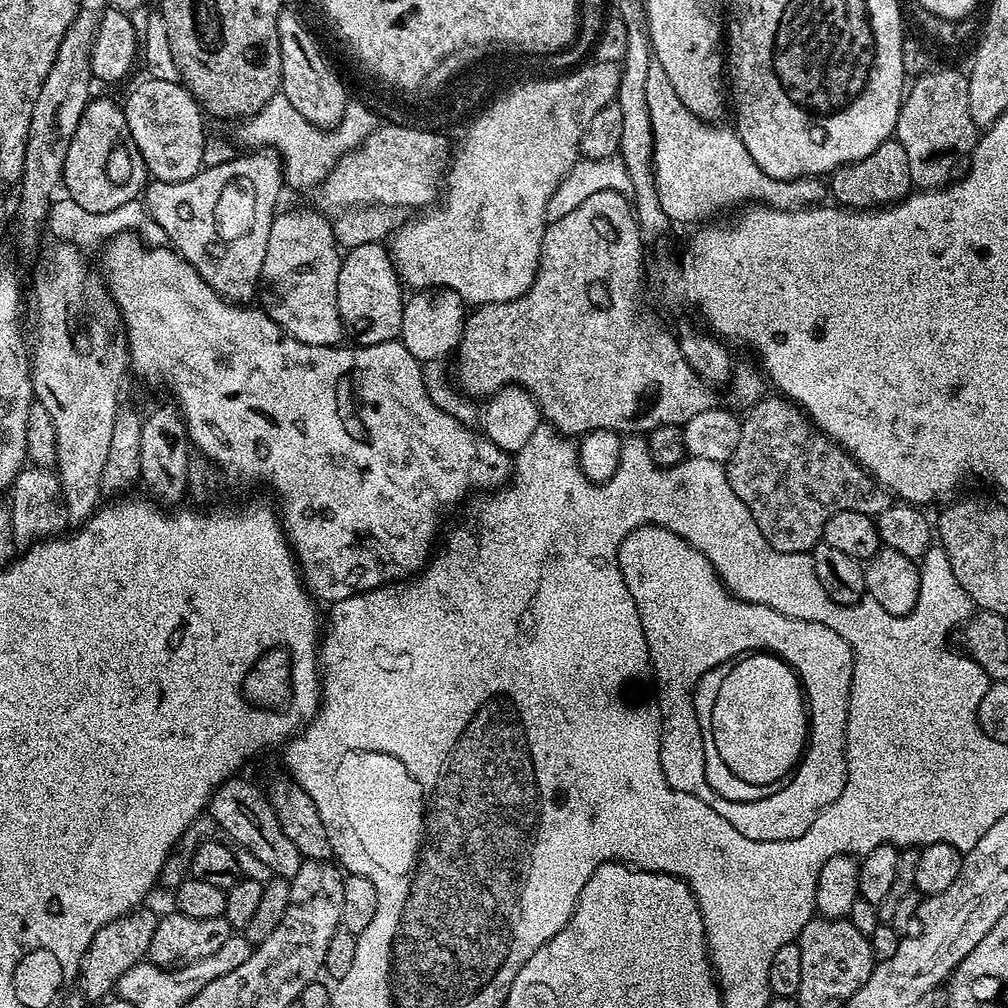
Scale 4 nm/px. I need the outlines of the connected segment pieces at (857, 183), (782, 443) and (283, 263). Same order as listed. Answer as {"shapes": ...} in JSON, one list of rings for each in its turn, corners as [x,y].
{"shapes":[[[[894,138],[882,142],[874,154],[866,154],[857,164],[838,168],[830,176],[830,196],[837,205],[849,210],[872,210],[877,206],[887,206],[904,199],[913,191],[914,185],[908,173],[906,150],[902,142]]],[[[779,394],[770,396],[757,400],[751,405],[749,412],[752,413],[743,417],[738,446],[726,463],[726,471],[730,490],[746,502],[746,510],[754,514],[754,522],[758,522],[758,530],[762,530],[762,538],[766,538],[774,550],[786,554],[811,553],[823,541],[826,522],[830,522],[834,514],[854,510],[875,518],[894,503],[888,489],[868,475],[836,441],[820,431],[803,408]]],[[[282,212],[272,217],[270,238],[266,242],[266,258],[262,262],[260,275],[267,314],[274,322],[278,322],[283,332],[298,342],[327,348],[339,345],[343,341],[340,339],[345,339],[346,331],[338,310],[338,272],[342,252],[336,243],[333,225],[330,220],[328,224],[326,217],[314,212]]]]}

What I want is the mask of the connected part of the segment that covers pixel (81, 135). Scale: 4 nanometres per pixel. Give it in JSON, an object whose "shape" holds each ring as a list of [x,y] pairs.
{"shape":[[[89,99],[64,159],[62,188],[68,191],[67,199],[91,212],[118,210],[143,193],[148,179],[142,154],[128,132],[123,107],[117,101]]]}

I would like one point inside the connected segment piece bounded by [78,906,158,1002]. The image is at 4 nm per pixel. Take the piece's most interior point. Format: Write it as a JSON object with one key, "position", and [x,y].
{"position":[120,944]}

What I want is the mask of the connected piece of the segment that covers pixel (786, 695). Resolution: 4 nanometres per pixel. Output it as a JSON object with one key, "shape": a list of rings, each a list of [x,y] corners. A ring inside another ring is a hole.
{"shape":[[[644,524],[641,528],[635,528],[625,540],[620,544],[620,549],[616,555],[616,560],[620,563],[620,578],[623,580],[626,590],[630,594],[630,598],[634,598],[634,606],[638,606],[638,618],[642,618],[642,634],[646,634],[646,646],[648,647],[648,656],[652,659],[651,675],[654,677],[654,695],[656,701],[660,704],[660,761],[662,762],[662,774],[666,774],[666,782],[673,790],[682,790],[682,794],[694,794],[694,798],[699,800],[716,801],[719,812],[724,812],[724,816],[728,816],[728,820],[732,820],[732,824],[742,829],[743,832],[748,832],[748,836],[768,836],[769,838],[776,838],[784,840],[796,836],[796,833],[802,832],[807,828],[809,821],[816,816],[816,808],[821,808],[821,805],[827,804],[828,800],[836,797],[836,792],[840,792],[840,784],[844,784],[844,772],[846,771],[846,762],[840,757],[840,732],[844,729],[844,696],[848,696],[848,680],[852,677],[852,648],[843,636],[839,636],[834,628],[819,624],[818,622],[806,622],[805,620],[791,620],[786,614],[778,614],[778,610],[774,610],[765,604],[751,604],[748,600],[742,600],[739,596],[733,594],[726,587],[723,580],[720,579],[720,573],[717,572],[715,564],[708,559],[704,553],[698,551],[696,547],[688,541],[683,540],[678,534],[674,534],[668,528],[663,528],[661,524]],[[743,652],[756,652],[753,656],[744,656],[737,664],[730,665],[727,660],[732,660],[735,656],[740,656]],[[764,652],[773,652],[776,656],[781,656],[788,664],[793,664],[796,668],[791,668],[788,664],[783,664],[776,656],[767,656]],[[710,668],[716,668],[722,672],[712,688],[710,694],[710,702],[694,702],[694,689],[697,682],[702,678],[702,674]],[[797,675],[803,680],[808,680],[808,692],[811,693],[813,711],[816,712],[816,728],[814,729],[812,752],[810,754],[809,764],[804,764],[804,768],[800,768],[800,780],[796,780],[796,784],[792,784],[792,788],[788,788],[788,792],[780,792],[780,796],[772,796],[772,800],[760,800],[760,804],[730,804],[727,805],[727,797],[745,797],[759,798],[765,797],[766,794],[771,794],[779,789],[784,782],[784,777],[788,775],[789,769],[792,766],[792,760],[796,760],[796,748],[800,748],[800,732],[804,732],[804,716],[800,716],[800,696],[796,696],[796,684],[792,684],[792,679]],[[696,708],[706,708],[704,712],[708,714],[708,720],[702,720],[698,724],[698,714]],[[703,734],[710,736],[710,744],[712,750],[718,754],[718,758],[722,760],[722,768],[728,768],[730,774],[710,774],[710,779],[706,778],[705,754]],[[746,742],[750,746],[754,746],[756,750],[756,742],[758,746],[764,742],[772,748],[772,744],[786,744],[784,746],[784,756],[786,756],[786,766],[780,774],[768,774],[768,772],[750,772],[750,764],[744,770],[740,770],[738,766],[734,768],[730,754],[744,754],[746,756]]]}

